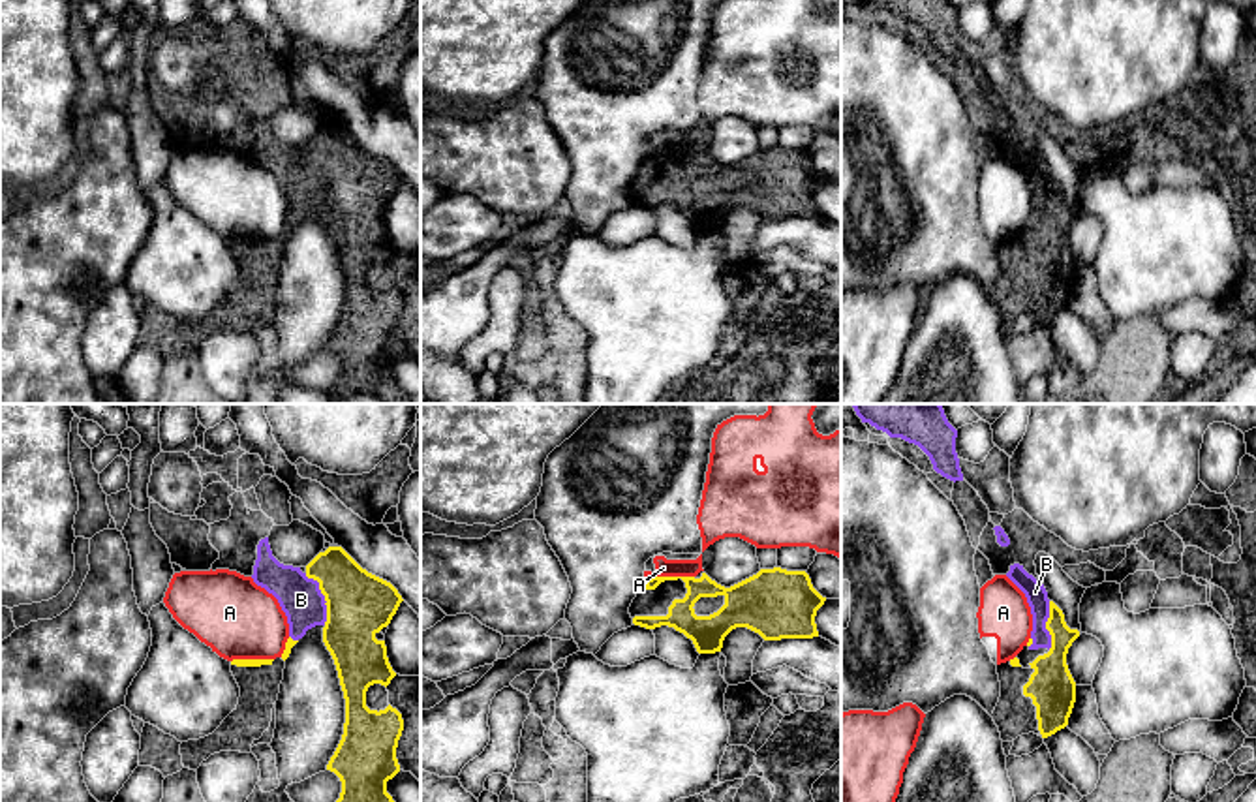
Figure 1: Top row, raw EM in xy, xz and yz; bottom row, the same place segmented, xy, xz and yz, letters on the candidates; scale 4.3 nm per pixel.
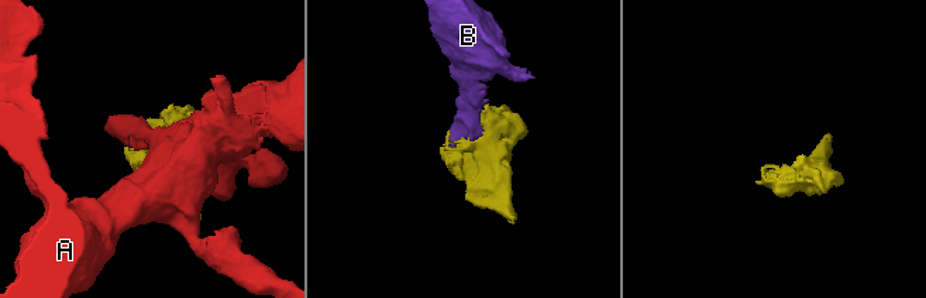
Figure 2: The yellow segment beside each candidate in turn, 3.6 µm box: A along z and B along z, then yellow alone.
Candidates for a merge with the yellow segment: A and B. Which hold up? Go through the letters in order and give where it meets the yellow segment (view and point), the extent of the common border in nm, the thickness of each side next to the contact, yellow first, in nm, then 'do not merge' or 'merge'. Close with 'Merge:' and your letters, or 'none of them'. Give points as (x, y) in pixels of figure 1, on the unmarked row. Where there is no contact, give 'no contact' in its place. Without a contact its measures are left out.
A: contact xz (669, 156); length 220 nm; calibres 120 and 80 nm; do not merge
B: contact xy (325, 177); length 240 nm; calibres 280 and 180 nm; merge
Merge: B

